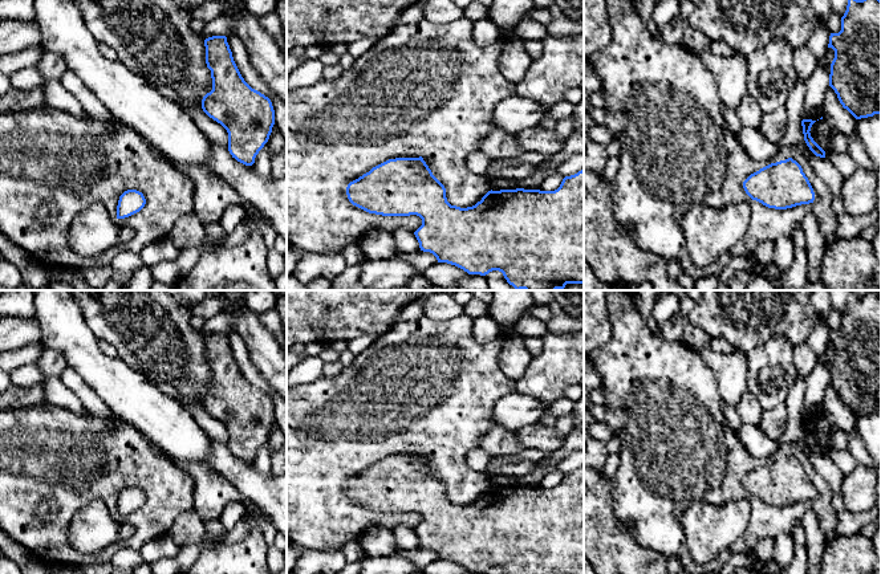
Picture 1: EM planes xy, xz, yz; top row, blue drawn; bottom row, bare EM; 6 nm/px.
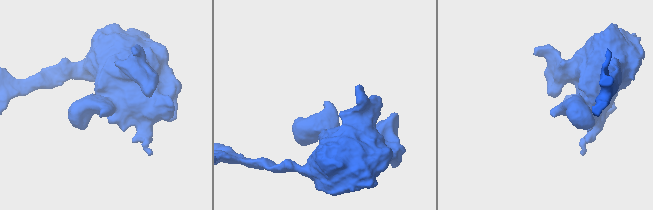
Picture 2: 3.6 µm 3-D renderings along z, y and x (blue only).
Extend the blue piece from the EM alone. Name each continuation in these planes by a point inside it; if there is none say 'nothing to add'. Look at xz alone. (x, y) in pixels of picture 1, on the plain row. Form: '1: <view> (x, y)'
nothing to add

